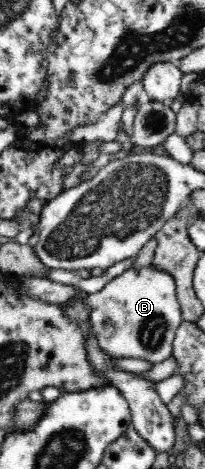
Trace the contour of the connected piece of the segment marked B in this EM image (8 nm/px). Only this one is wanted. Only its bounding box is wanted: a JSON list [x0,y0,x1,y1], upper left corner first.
[17,268,183,367]

